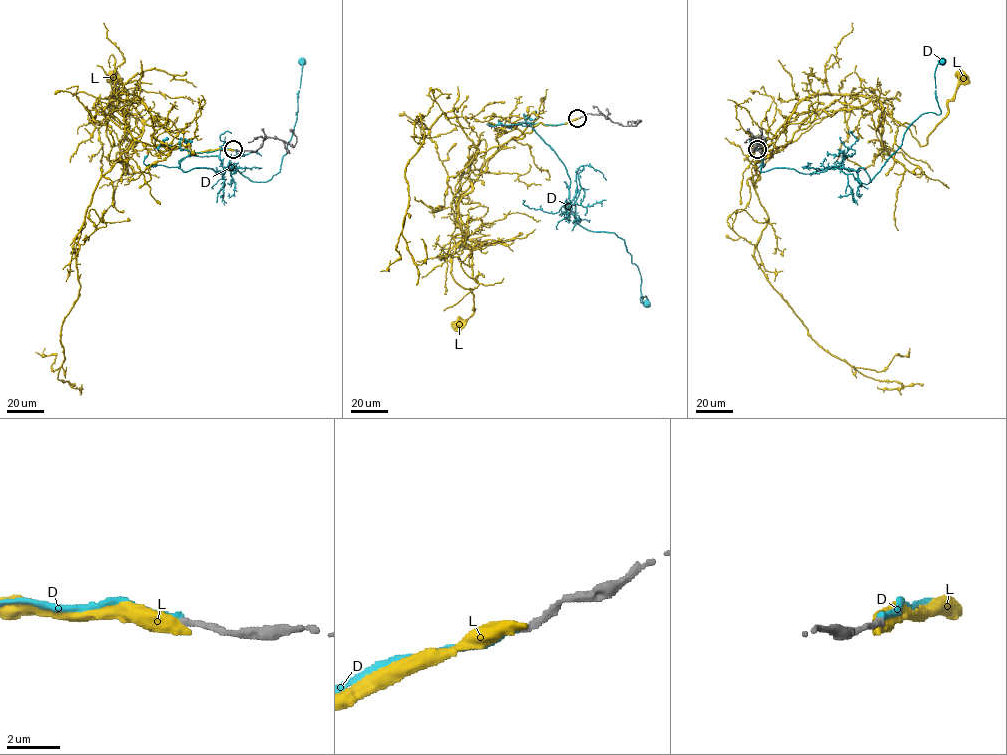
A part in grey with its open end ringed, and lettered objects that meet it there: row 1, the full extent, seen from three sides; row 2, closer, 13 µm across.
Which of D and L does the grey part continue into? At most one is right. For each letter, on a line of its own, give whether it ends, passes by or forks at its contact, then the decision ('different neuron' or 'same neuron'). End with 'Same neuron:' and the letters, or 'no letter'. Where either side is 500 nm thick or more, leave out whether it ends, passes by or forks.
D: it ends | same neuron
L: it ends | different neuron
Same neuron: D

